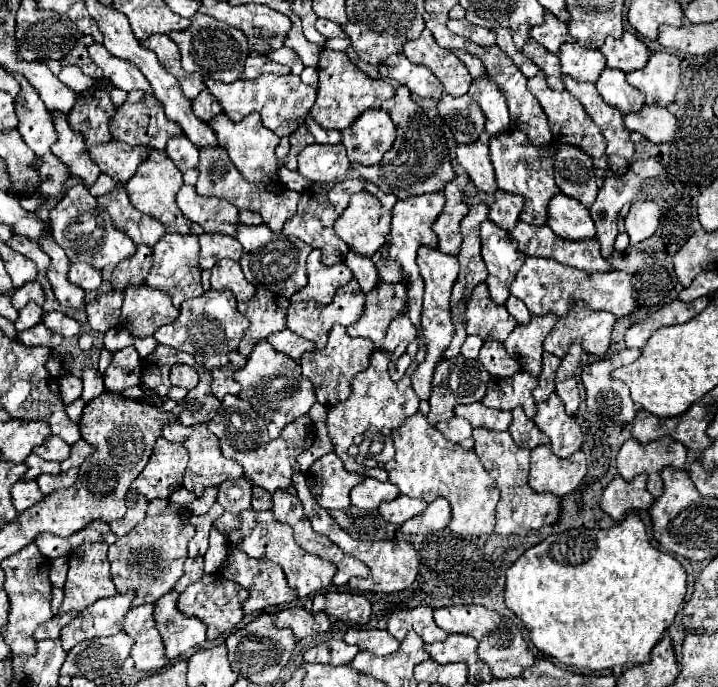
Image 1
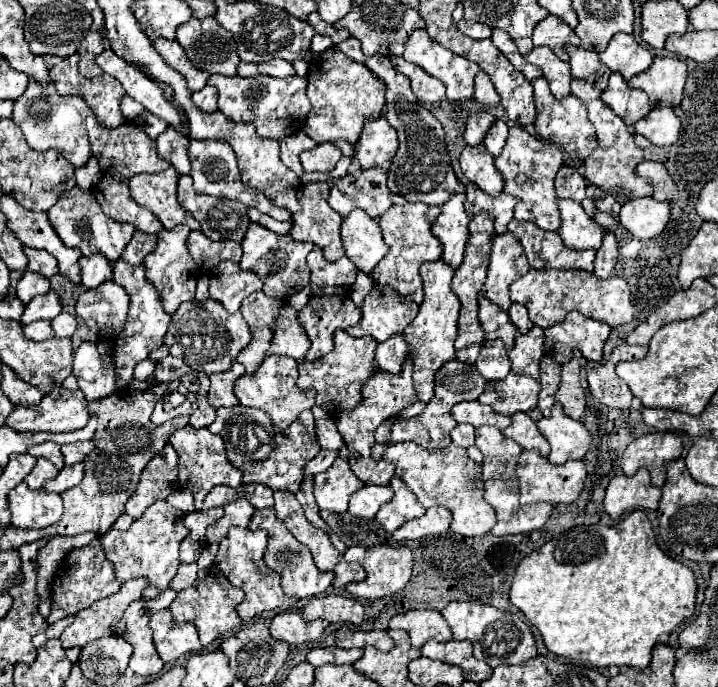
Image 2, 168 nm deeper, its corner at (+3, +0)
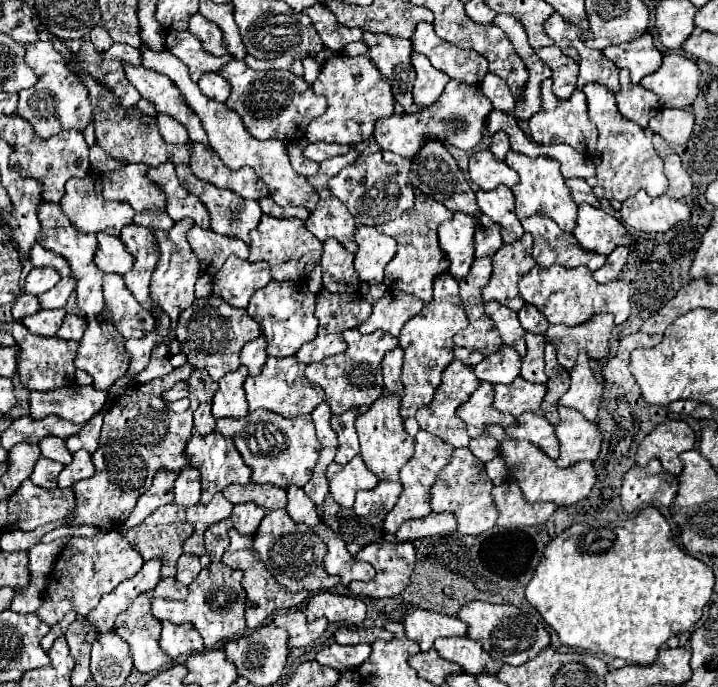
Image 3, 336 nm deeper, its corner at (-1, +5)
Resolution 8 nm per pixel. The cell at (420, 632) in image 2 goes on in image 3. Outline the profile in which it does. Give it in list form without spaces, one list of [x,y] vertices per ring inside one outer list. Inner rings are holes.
[[[416,610],[404,620],[406,636],[420,644],[422,650],[430,650],[436,638],[442,636],[466,636],[466,626],[462,620],[428,612],[428,610]]]

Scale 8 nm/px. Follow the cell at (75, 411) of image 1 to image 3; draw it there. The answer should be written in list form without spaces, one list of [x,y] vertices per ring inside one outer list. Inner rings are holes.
[[[68,386],[50,392],[32,392],[30,416],[44,418],[48,414],[56,414],[74,424],[84,424],[102,410],[106,396],[108,392],[100,392],[92,386],[78,386],[78,390]]]

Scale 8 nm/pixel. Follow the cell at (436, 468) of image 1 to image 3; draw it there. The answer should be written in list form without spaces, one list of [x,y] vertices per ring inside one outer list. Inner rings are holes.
[[[456,448],[450,464],[438,474],[432,486],[432,512],[454,512],[458,520],[458,532],[462,534],[482,534],[496,524],[498,512],[492,500],[492,482],[484,470],[484,464],[472,456],[468,448]]]

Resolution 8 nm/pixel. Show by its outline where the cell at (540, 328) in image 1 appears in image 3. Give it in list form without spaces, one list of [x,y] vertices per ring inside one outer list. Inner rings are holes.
[[[526,334],[528,354],[522,358],[522,378],[528,382],[546,384],[544,374],[544,344],[546,338],[542,334]]]

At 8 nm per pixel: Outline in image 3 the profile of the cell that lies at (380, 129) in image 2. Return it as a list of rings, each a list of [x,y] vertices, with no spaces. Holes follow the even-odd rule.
[[[450,80],[446,84],[444,94],[432,106],[416,114],[392,114],[390,118],[378,120],[374,138],[382,150],[390,150],[404,158],[412,158],[428,140],[442,140],[446,146],[472,150],[482,142],[482,130],[492,108],[492,102],[482,94],[478,84]]]

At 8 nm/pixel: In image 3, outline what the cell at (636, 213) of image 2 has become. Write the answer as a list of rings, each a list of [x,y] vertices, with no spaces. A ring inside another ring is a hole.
[[[640,190],[622,204],[620,216],[634,230],[668,232],[676,222],[690,218],[690,208],[684,200],[674,200],[670,196],[652,198]]]

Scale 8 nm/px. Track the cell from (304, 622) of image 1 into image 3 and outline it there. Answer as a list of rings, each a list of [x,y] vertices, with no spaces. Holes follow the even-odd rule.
[[[296,610],[296,612],[280,612],[274,616],[274,624],[288,630],[290,638],[288,638],[288,648],[302,648],[312,644],[318,636],[322,636],[322,632],[328,626],[328,620],[318,618],[316,622],[308,622],[304,612]]]

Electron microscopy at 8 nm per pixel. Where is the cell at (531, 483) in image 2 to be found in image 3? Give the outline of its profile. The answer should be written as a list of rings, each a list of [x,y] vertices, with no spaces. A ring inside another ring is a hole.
[[[502,440],[500,456],[504,458],[510,476],[518,482],[520,490],[524,492],[524,498],[530,504],[554,502],[556,506],[572,506],[580,500],[586,500],[590,496],[592,486],[596,484],[596,472],[590,462],[578,462],[576,466],[560,468],[554,460],[544,456],[544,452],[540,452],[540,448],[532,446],[528,440]]]

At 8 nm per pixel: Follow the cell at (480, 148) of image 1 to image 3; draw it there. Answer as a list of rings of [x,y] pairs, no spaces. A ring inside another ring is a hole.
[[[482,150],[470,156],[470,182],[480,190],[494,190],[500,184],[514,188],[518,174],[506,162],[498,162],[490,150]]]

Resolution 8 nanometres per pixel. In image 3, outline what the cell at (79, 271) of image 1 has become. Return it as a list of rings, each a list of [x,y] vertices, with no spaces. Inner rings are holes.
[[[98,232],[98,252],[96,252],[96,266],[102,272],[114,272],[114,274],[126,274],[134,260],[132,254],[124,248],[122,240],[118,236],[108,236],[104,232]]]

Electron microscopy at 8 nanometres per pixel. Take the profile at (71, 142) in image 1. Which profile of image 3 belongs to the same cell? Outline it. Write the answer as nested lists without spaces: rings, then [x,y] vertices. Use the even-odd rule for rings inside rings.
[[[38,40],[28,44],[26,48],[26,64],[36,72],[38,84],[20,92],[20,102],[16,114],[28,120],[36,134],[42,138],[56,136],[62,130],[84,130],[92,120],[92,104],[88,98],[88,90],[78,74],[66,68],[64,58],[52,48],[52,42]]]

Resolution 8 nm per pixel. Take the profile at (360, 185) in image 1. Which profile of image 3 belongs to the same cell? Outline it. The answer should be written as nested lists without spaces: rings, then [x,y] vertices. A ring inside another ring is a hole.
[[[374,152],[368,156],[358,156],[348,168],[342,168],[334,178],[328,180],[328,190],[336,196],[354,216],[356,226],[374,226],[402,216],[414,204],[414,188],[408,180],[410,160],[396,156],[394,152]]]

